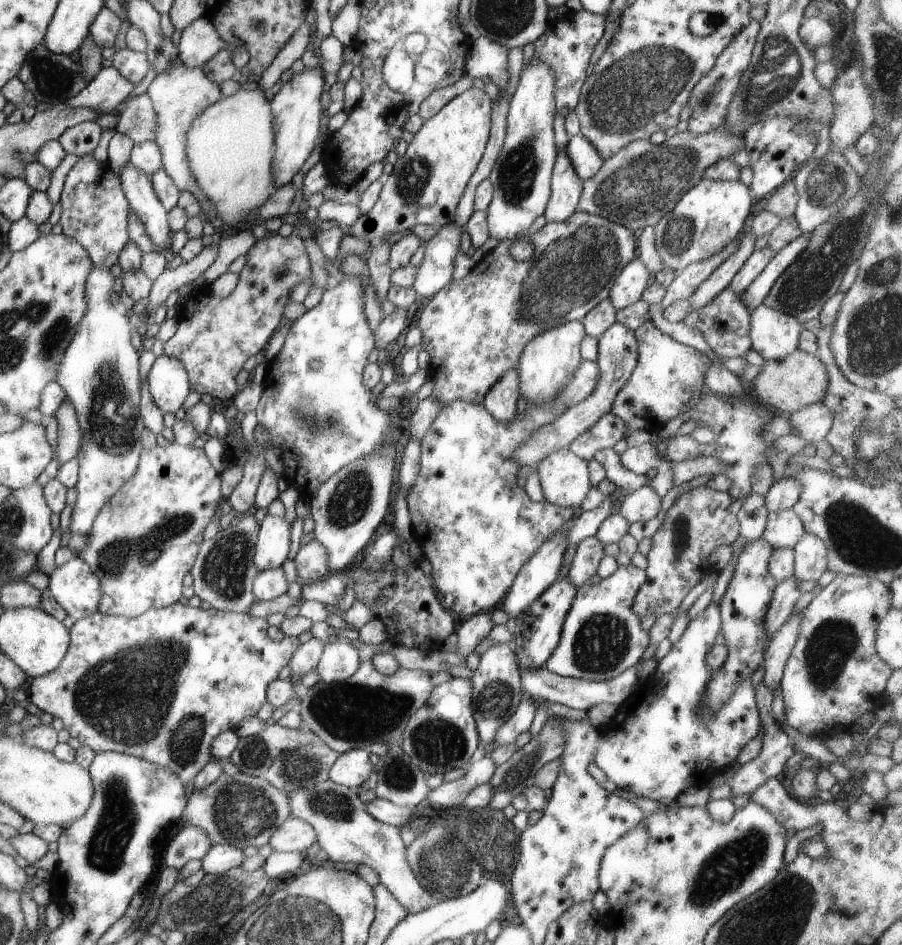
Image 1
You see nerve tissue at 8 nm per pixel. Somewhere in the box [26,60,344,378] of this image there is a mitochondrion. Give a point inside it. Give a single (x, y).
(63, 89)

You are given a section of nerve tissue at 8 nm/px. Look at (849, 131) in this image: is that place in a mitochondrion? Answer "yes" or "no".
no

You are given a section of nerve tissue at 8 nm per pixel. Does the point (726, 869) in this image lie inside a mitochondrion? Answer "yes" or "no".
yes

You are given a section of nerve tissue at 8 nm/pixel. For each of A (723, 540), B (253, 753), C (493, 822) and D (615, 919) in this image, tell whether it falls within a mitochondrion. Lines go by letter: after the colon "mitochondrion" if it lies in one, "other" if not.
A: other
B: mitochondrion
C: mitochondrion
D: other

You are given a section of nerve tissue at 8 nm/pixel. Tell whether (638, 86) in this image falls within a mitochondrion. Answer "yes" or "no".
yes

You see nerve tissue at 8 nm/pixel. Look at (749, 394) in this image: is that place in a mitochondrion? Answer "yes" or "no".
no

